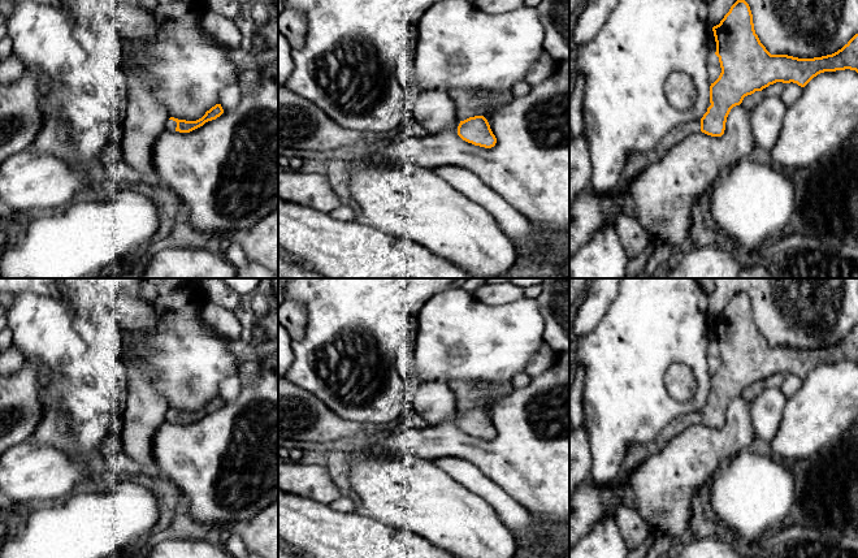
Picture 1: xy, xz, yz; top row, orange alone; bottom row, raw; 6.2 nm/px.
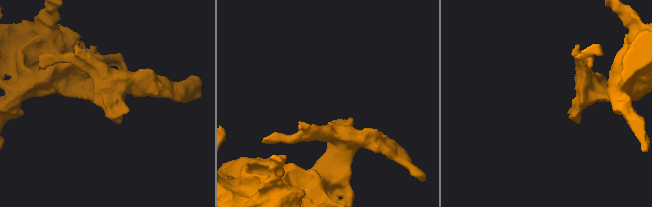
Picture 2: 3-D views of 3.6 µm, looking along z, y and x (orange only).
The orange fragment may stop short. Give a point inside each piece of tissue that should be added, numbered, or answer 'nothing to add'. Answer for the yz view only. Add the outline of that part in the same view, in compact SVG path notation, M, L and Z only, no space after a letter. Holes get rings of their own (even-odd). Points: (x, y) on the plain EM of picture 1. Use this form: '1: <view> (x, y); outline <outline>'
1: yz (636, 453); outline M701 411L682 414L670 421L659 432L659 434L653 442L629 445L625 459L621 466L620 477L628 479L633 470L640 466L642 460L647 459L651 454L662 450L670 440L680 434L684 429L698 423L701 423Z

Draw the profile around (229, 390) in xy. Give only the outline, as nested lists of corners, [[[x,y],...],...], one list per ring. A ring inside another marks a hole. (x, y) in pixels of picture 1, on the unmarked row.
[[[229,377],[220,385],[220,395],[224,403],[234,402],[240,392],[242,382],[239,377]]]

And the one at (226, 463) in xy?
[[[264,369],[255,385],[242,385],[238,398],[190,423],[164,421],[153,433],[156,472],[170,479],[188,502],[188,515],[199,523],[250,520],[278,499],[278,371]]]

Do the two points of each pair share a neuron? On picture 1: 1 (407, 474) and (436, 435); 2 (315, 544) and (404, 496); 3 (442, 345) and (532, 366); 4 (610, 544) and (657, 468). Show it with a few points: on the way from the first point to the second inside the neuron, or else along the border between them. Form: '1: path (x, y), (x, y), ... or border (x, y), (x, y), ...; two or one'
1: border (390, 454), (412, 454), (434, 461); two
2: border (364, 513), (394, 530); two
3: border (542, 340), (524, 372); two
4: border (615, 515), (599, 519), (588, 531); two

